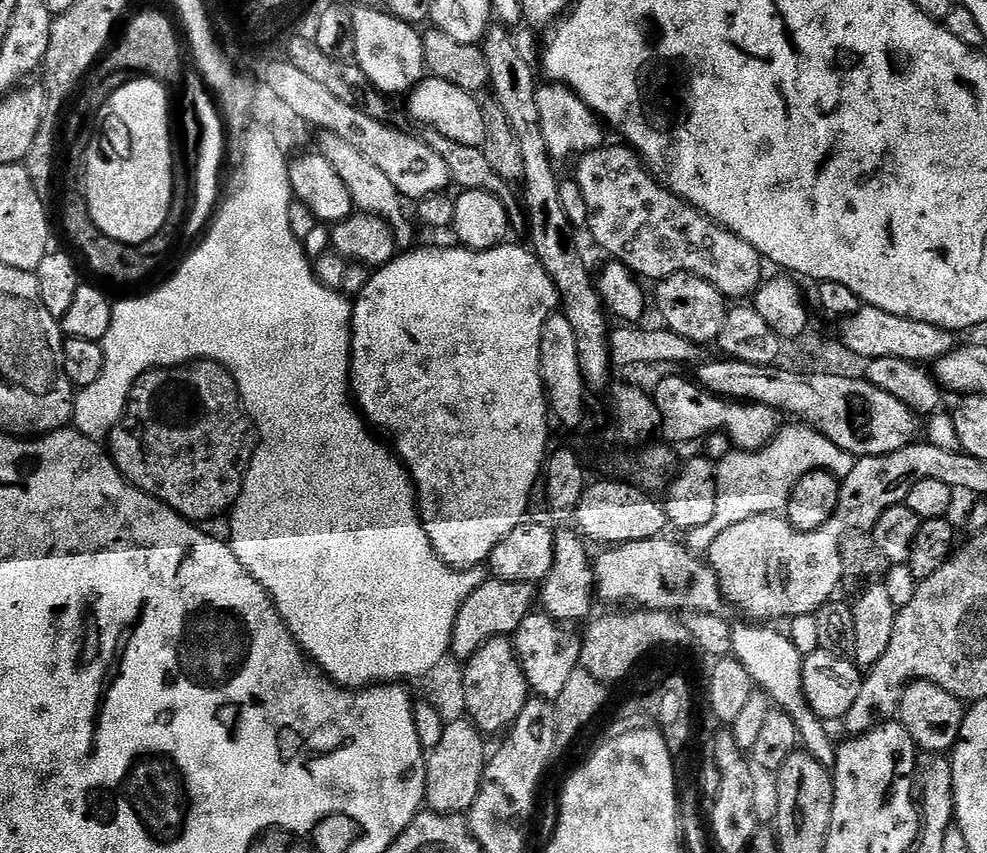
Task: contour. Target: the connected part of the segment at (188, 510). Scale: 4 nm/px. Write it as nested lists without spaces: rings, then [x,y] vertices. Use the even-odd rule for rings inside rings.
[[[194,360],[186,364],[178,364],[175,368],[152,368],[143,372],[132,384],[132,390],[128,394],[128,407],[124,409],[124,417],[112,427],[112,431],[106,437],[106,448],[110,453],[116,468],[131,482],[135,488],[141,488],[148,492],[156,500],[163,504],[169,504],[179,516],[193,522],[204,522],[211,516],[220,516],[229,511],[240,493],[244,490],[244,476],[248,473],[248,467],[252,461],[254,451],[254,425],[244,410],[244,403],[240,400],[240,391],[232,373],[213,360]]]

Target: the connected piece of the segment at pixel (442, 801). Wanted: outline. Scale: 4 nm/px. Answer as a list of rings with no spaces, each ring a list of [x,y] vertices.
[[[463,718],[444,725],[442,740],[426,756],[428,769],[424,783],[424,798],[427,807],[434,812],[464,814],[478,798],[480,783],[484,777],[486,751],[479,728],[471,720]]]

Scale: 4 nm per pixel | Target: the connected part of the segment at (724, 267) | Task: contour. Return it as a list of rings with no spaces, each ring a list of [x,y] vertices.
[[[623,147],[595,148],[592,152],[583,153],[575,161],[577,164],[574,179],[578,182],[588,206],[586,228],[587,231],[592,231],[597,246],[602,251],[609,252],[613,261],[626,265],[637,277],[645,276],[651,282],[665,280],[666,277],[676,276],[680,272],[690,272],[693,276],[713,284],[726,298],[732,299],[733,296],[736,302],[740,302],[743,301],[740,300],[743,296],[751,297],[762,283],[760,252],[754,250],[750,242],[738,238],[738,234],[714,223],[710,217],[678,198],[657,181],[631,147]]]

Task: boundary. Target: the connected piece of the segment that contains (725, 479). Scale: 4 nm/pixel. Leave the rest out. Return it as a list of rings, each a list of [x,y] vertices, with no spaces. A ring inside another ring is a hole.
[[[788,422],[781,427],[765,448],[756,452],[733,450],[726,458],[715,465],[717,506],[714,516],[701,528],[690,532],[691,551],[704,554],[708,545],[722,534],[722,530],[730,530],[737,522],[746,522],[746,518],[780,514],[787,509],[788,499],[794,486],[803,476],[817,470],[844,470],[849,467],[850,457],[830,438],[826,438],[809,424]]]

